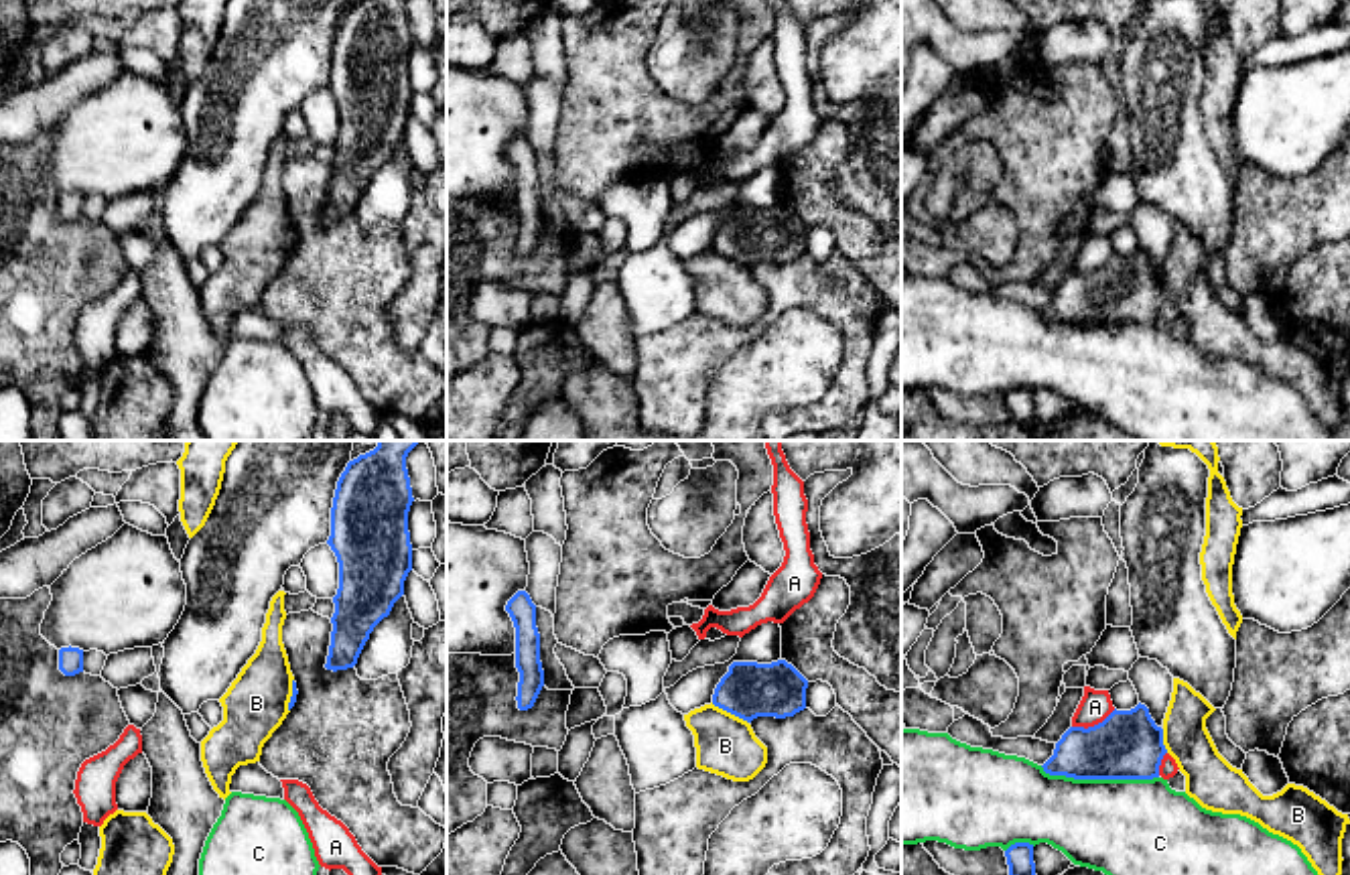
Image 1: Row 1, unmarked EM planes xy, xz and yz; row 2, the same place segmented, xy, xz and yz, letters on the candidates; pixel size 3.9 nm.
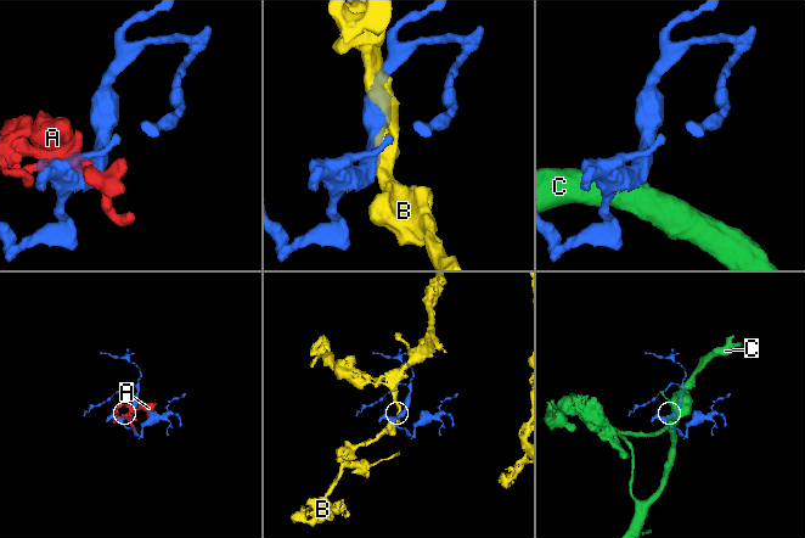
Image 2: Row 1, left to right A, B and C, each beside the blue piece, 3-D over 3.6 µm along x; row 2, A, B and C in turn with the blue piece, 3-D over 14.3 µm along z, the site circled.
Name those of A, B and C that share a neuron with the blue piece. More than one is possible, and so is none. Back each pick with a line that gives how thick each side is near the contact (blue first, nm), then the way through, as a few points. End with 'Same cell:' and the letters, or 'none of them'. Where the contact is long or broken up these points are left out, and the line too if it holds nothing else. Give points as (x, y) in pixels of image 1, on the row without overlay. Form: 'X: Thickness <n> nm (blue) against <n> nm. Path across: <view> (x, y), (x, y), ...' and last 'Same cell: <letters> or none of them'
Same cell: none of them

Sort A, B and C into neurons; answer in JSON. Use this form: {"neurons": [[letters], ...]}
{"neurons": [["A"], ["B"], ["C"]]}

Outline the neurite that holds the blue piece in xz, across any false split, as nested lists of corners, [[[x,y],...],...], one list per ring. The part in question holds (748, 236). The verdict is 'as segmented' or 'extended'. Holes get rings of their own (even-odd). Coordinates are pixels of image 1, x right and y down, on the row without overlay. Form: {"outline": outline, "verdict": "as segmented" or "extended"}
{"outline": [[[786,205],[733,207],[715,233],[713,250],[747,268],[786,264],[806,254],[806,233],[808,225]]], "verdict": "as segmented"}

